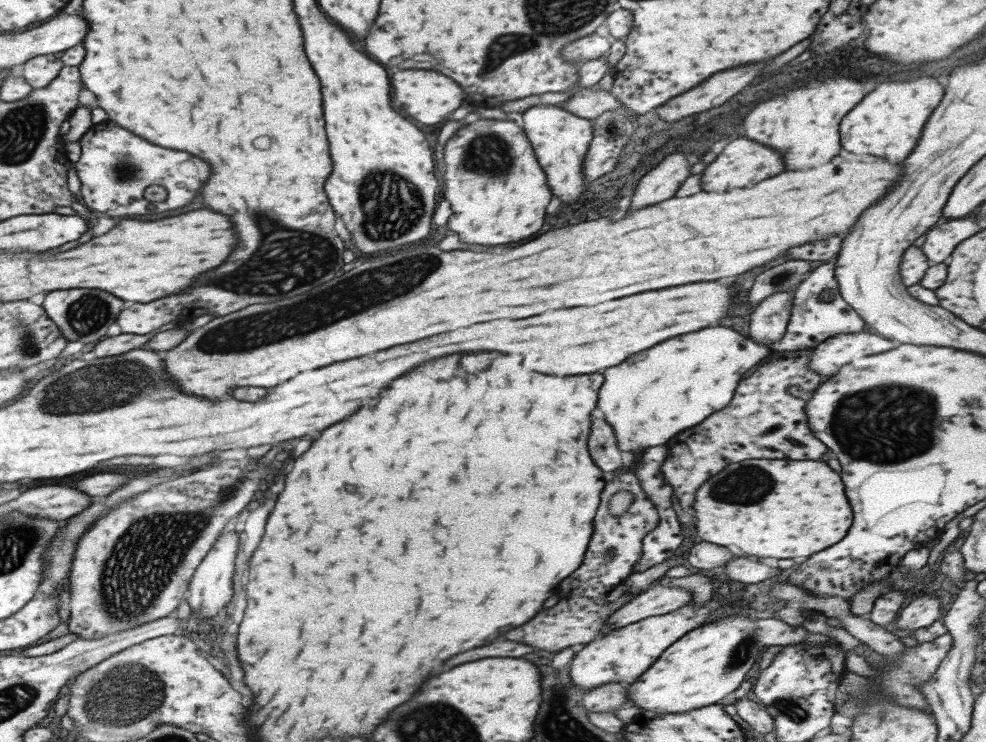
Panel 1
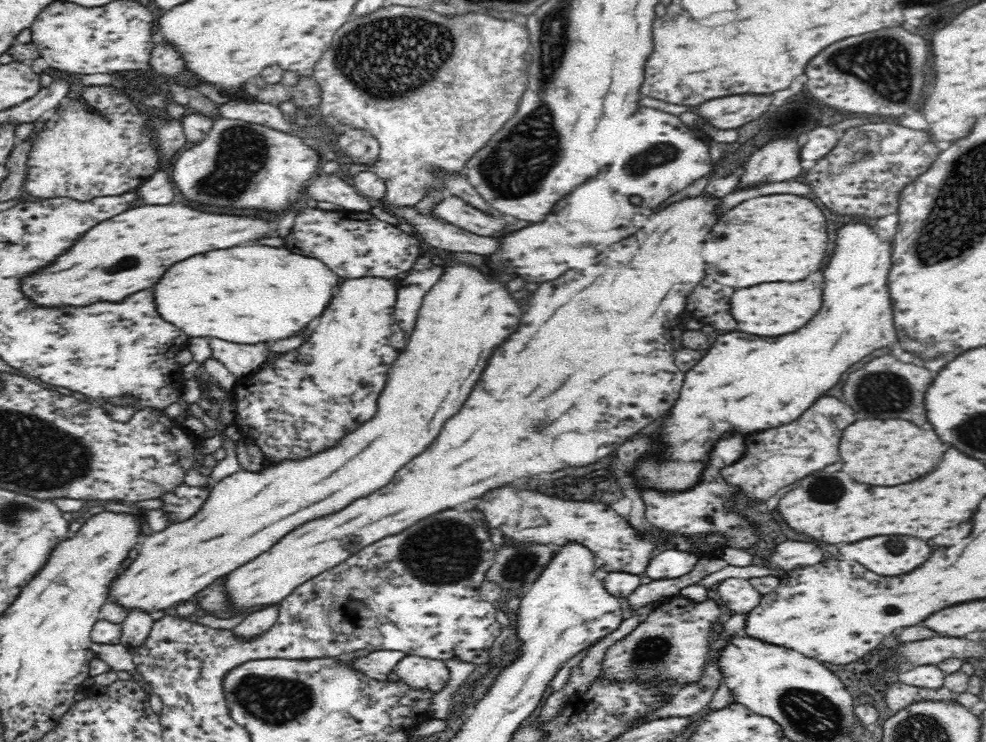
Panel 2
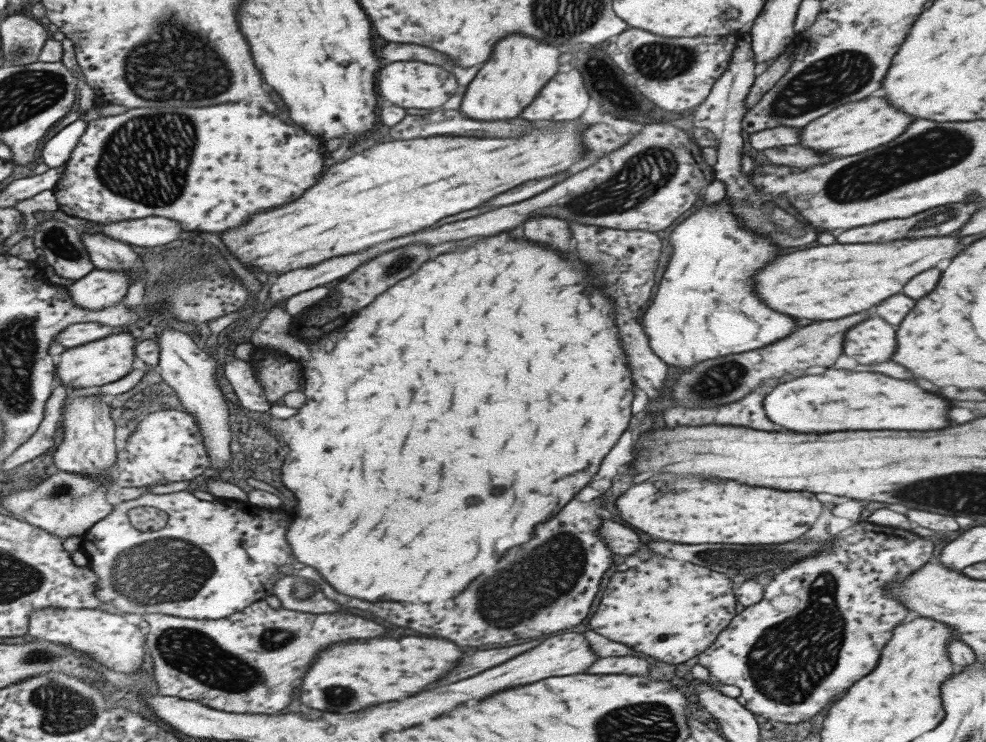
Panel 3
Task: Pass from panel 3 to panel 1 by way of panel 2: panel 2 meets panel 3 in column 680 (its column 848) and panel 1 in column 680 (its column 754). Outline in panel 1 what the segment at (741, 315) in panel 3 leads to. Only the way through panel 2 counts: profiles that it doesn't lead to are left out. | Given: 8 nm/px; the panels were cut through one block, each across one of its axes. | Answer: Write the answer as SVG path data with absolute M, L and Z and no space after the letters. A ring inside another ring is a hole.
M725 326L681 334L681 338L671 338L649 350L641 350L619 366L605 370L597 408L613 428L617 448L621 452L639 454L643 448L661 446L677 432L691 428L711 412L729 406L741 382L741 374L769 354L769 346Z

